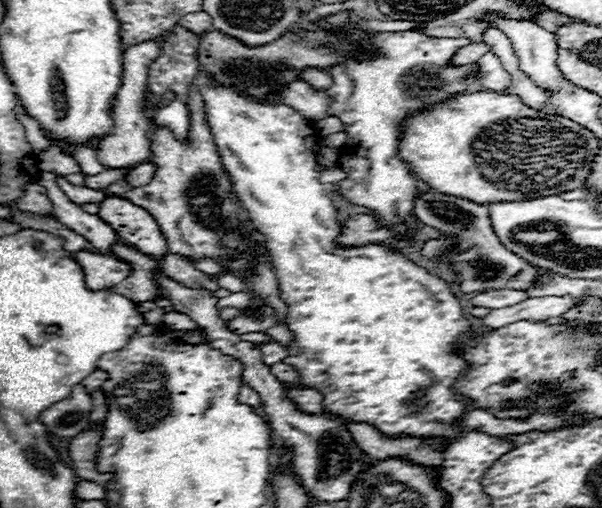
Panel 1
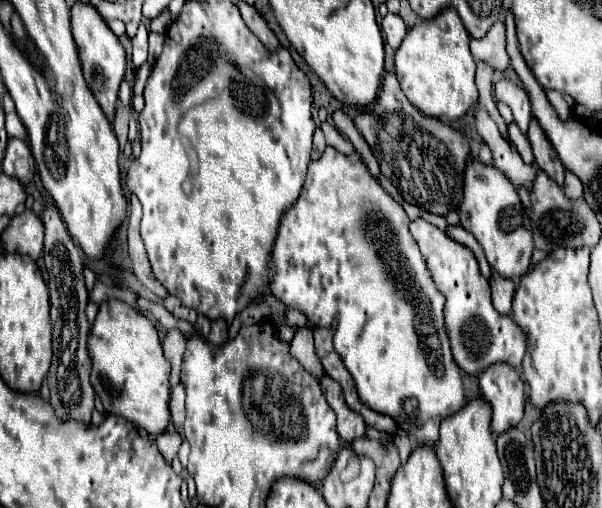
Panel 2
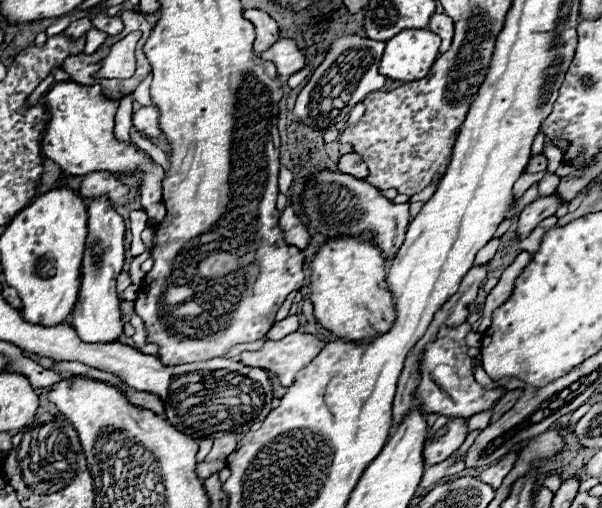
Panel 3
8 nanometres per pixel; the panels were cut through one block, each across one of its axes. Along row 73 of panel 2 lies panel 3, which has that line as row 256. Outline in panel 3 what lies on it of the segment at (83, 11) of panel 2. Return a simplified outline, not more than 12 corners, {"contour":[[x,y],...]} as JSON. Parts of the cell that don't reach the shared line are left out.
{"contour":[[108,196],[88,202],[82,284],[80,340],[122,334],[116,278],[124,218]]}

